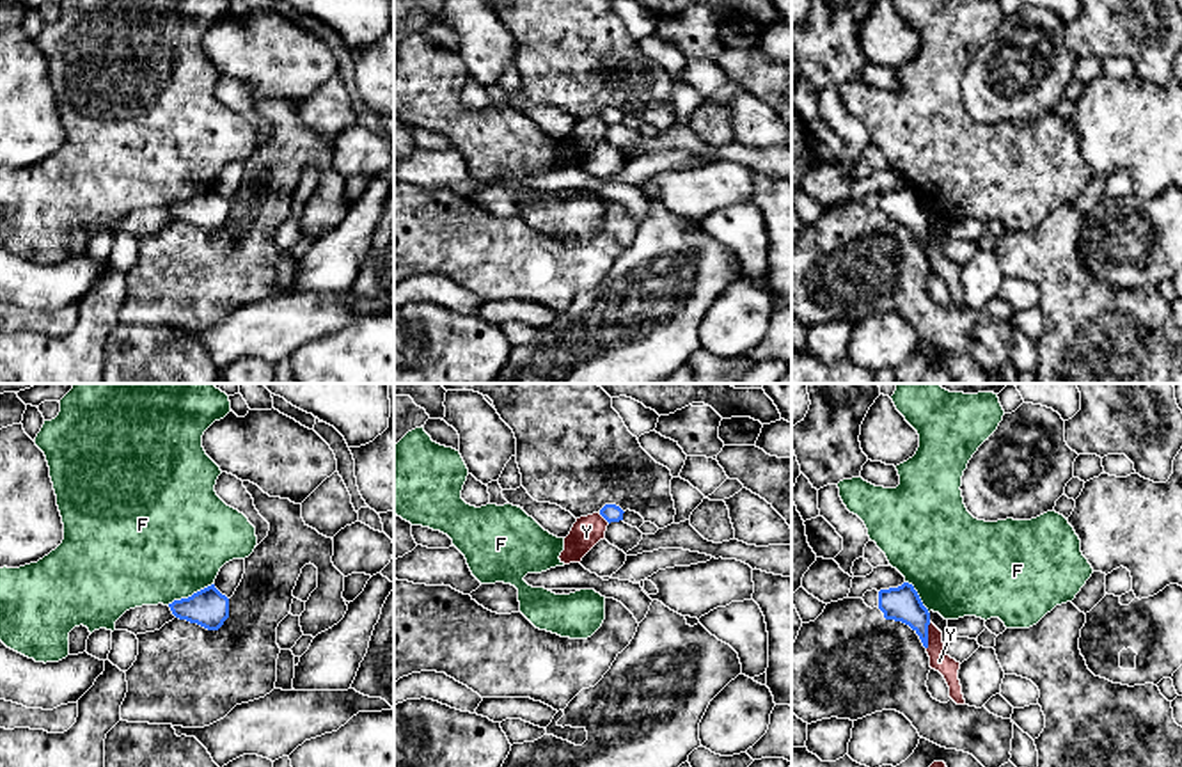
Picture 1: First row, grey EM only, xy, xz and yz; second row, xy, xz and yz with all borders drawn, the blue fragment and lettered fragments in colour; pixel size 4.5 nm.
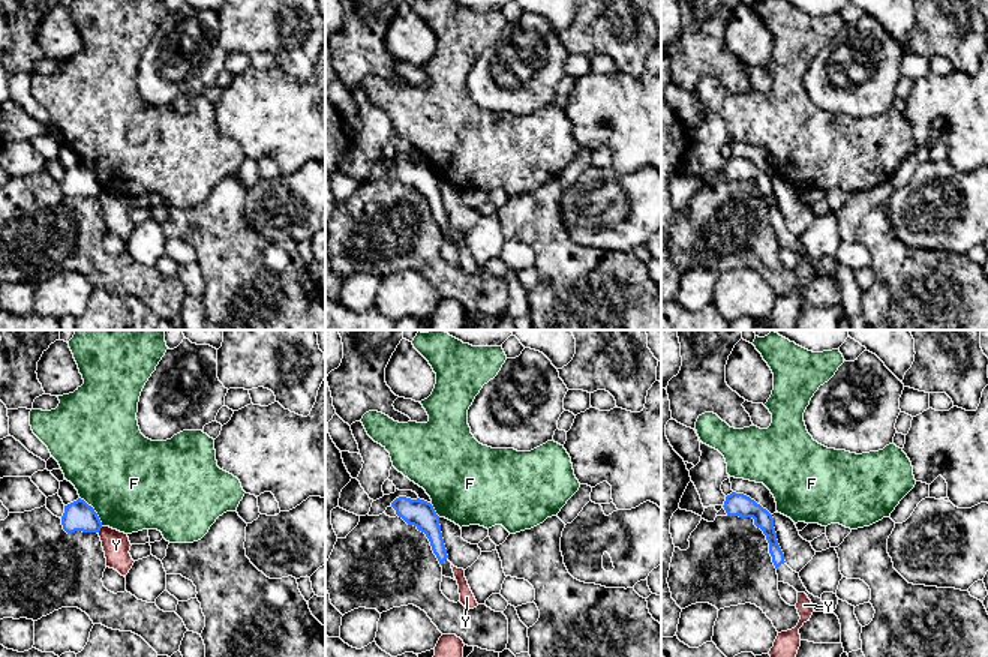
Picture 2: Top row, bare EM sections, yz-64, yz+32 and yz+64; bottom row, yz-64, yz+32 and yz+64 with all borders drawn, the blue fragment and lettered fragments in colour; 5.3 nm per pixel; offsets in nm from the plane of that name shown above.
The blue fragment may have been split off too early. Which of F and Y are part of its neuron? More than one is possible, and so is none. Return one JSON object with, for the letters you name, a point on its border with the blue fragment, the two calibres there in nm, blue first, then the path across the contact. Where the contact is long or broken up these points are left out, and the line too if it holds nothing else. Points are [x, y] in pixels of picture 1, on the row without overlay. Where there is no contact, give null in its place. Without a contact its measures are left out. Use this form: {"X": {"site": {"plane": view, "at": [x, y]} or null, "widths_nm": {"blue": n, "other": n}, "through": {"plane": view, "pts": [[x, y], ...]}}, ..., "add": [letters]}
{"add": []}

